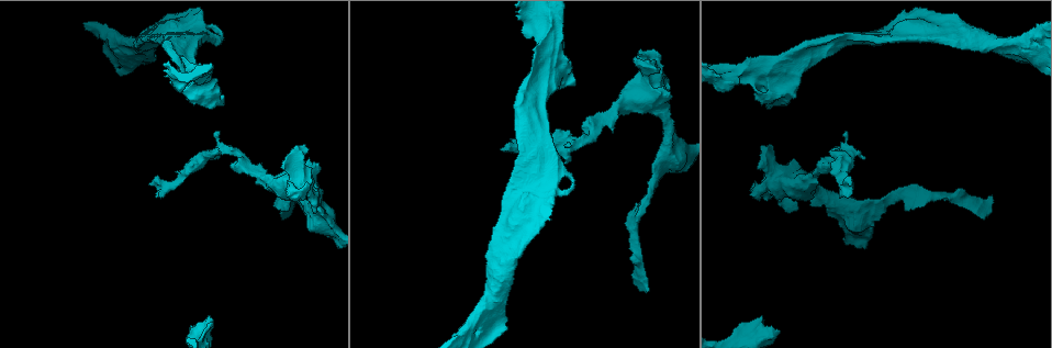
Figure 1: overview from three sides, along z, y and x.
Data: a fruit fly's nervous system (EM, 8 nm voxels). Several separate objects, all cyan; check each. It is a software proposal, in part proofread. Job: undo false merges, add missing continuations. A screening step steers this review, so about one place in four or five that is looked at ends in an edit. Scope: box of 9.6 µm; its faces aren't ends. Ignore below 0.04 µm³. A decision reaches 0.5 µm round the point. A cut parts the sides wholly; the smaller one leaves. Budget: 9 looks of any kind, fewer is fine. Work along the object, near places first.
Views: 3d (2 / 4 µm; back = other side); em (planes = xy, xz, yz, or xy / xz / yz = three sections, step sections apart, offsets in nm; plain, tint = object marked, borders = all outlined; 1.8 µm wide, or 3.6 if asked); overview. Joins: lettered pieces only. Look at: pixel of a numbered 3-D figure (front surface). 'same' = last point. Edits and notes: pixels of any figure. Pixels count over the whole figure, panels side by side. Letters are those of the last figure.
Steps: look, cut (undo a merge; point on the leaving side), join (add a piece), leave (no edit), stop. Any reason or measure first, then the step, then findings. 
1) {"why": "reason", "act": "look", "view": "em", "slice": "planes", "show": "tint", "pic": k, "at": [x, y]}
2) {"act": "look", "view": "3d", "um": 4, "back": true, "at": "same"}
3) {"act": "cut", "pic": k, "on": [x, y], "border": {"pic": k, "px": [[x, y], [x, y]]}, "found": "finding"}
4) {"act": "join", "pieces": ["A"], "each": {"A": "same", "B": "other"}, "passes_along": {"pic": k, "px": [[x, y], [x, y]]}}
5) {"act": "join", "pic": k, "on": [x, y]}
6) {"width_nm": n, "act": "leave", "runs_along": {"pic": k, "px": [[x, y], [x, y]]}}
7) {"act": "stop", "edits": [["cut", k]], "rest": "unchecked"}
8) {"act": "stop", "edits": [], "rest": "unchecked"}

{"act": "look", "view": "em", "slice": "planes", "show": "borders", "pic": 1, "at": [119, 52]}

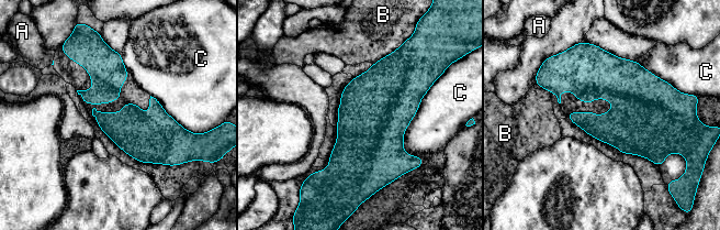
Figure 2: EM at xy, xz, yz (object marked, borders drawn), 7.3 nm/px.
{"act": "leave", "each": {"A": "other", "B": "other", "C": "other"}, "border": {"pic": 2, "px": [[430, 86], [404, 132], [411, 156]]}, "found": "all the same neuron"}

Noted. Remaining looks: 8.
{"why": "branch stops here", "act": "look", "view": "em", "um": 3.6, "slice": "planes", "show": "borders", "pic": 1, "at": [136, 46]}

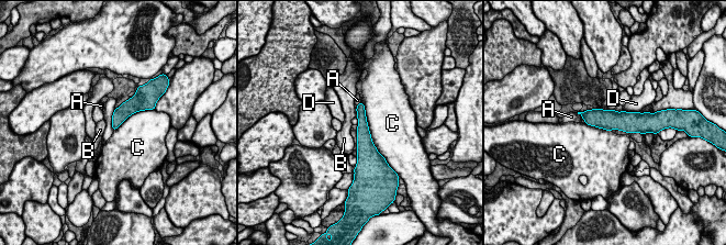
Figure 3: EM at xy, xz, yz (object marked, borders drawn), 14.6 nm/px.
{"act": "leave", "each": {"A": "other", "B": "other", "C": "other", "D": "other"}, "border": {"pic": 3, "px": [[361, 101], [371, 141], [381, 155]]}, "found": "no lettered piece goes on from it"}

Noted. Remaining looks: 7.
{"why": "abrupt turn", "act": "look", "view": "em", "slice": "yz", "step": 16, "show": "tint", "pic": 1, "at": [584, 140]}

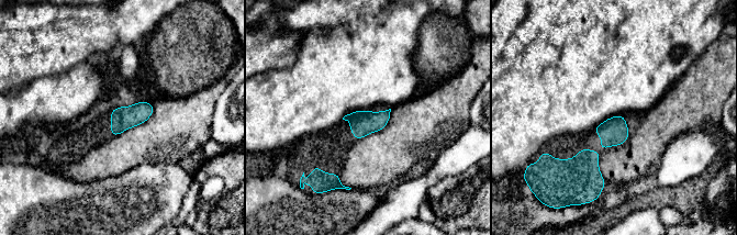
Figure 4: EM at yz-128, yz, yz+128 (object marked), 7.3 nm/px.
{"why": "another direction", "act": "look", "view": "em", "slice": "planes", "show": "borders", "at": "same"}

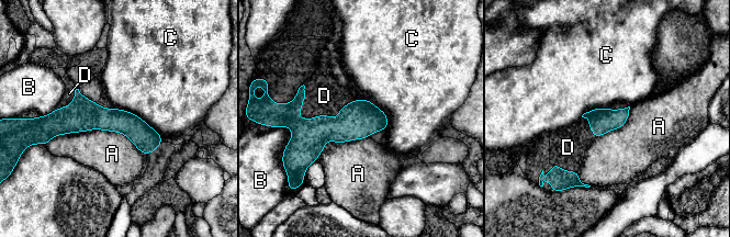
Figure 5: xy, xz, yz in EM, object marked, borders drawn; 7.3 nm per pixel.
{"width_nm": 180, "act": "join", "pieces": ["D"], "each": {"A": "other", "B": "other", "C": "other", "D": "same"}, "passes_along": {"pic": 5, "px": [[358, 120], [335, 119], [324, 96]]}, "found": "the neuron continues"}

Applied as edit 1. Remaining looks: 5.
{"act": "look", "view": "3d", "um": 4, "pic": 1, "at": [849, 186]}

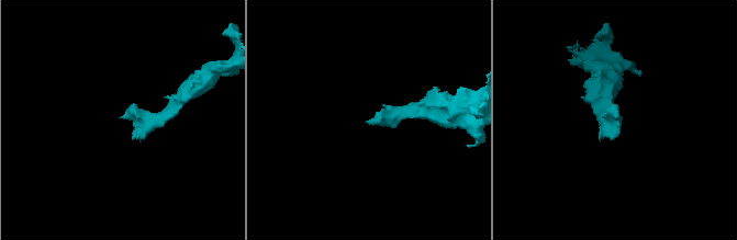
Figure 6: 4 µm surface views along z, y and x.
{"act": "look", "view": "em", "slice": "planes", "show": "borders", "pic": 6, "at": [119, 117]}

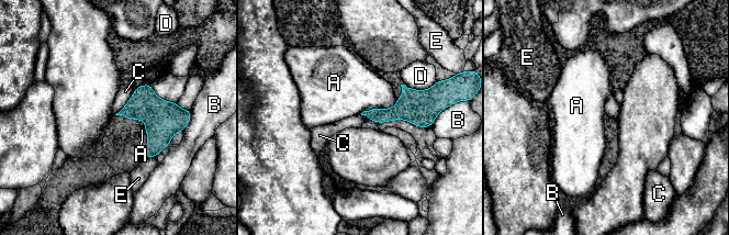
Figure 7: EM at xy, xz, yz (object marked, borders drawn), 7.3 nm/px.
{"width_nm": 110, "act": "leave", "each": {"A": "other", "B": "other", "C": "other", "D": "other", "E": "other"}, "border": {"pic": 7, "px": [[136, 87], [127, 102], [114, 114]]}, "found": "no lettered piece goes on from it"}

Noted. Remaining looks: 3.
{"act": "stop", "edits": [["join", 5]], "rest": "unchecked"}

